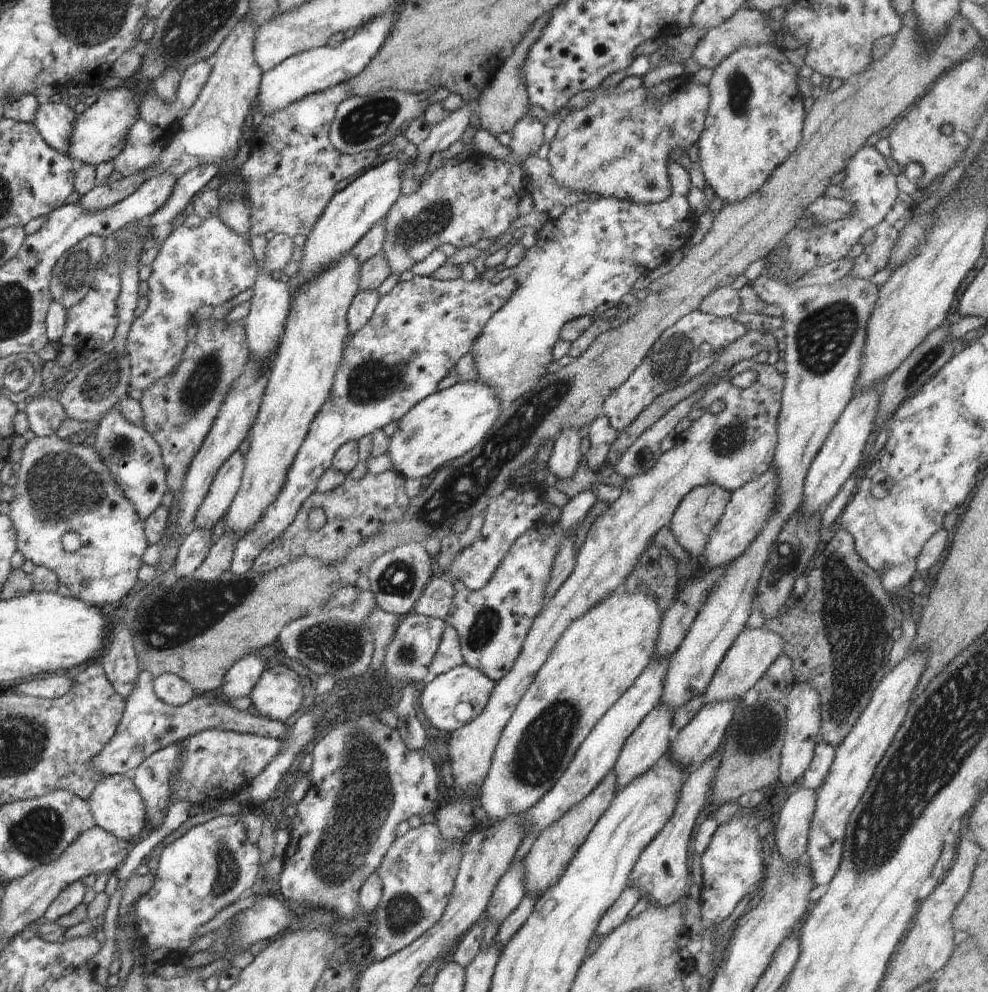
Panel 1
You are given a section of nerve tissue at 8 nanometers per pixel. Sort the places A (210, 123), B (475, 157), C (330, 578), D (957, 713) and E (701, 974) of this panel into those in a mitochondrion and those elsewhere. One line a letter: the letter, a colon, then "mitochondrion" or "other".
A: other
B: other
C: other
D: mitochondrion
E: other

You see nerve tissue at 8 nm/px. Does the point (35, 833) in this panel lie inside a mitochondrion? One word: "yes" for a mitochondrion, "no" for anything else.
yes

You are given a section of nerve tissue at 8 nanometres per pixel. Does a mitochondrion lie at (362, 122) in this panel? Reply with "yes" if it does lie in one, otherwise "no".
yes

